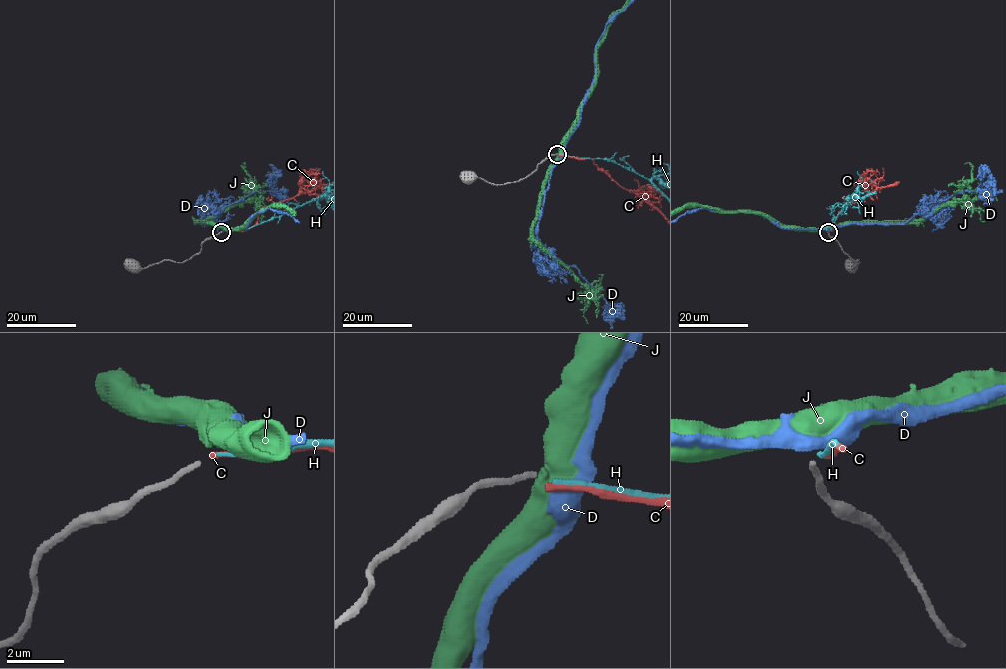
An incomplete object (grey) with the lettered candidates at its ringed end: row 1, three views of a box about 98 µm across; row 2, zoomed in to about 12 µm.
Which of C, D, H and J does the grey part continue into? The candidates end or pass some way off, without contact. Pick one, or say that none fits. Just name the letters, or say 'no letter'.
no letter

